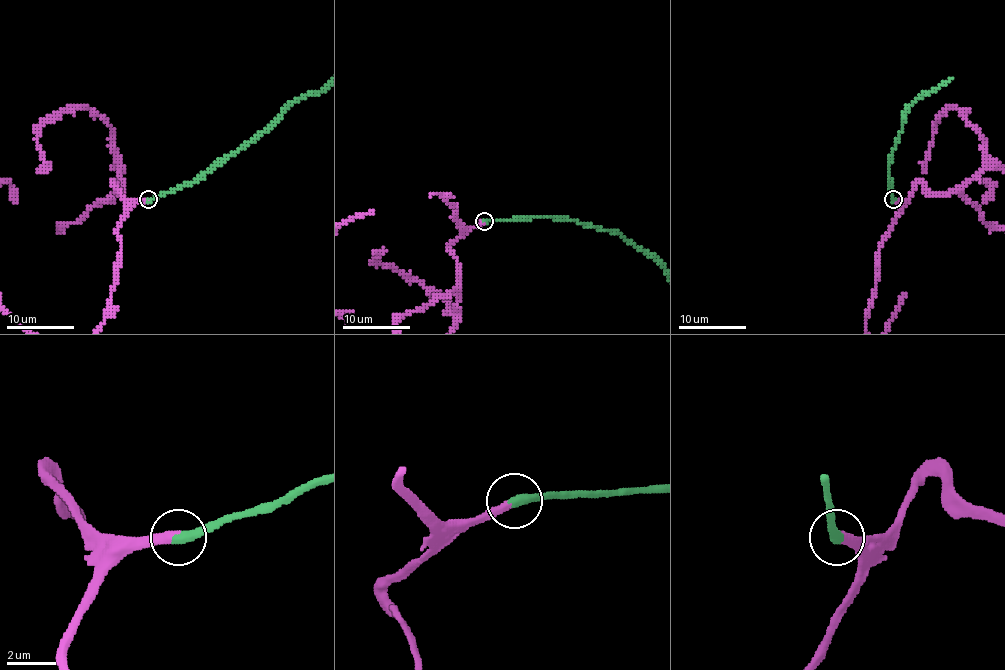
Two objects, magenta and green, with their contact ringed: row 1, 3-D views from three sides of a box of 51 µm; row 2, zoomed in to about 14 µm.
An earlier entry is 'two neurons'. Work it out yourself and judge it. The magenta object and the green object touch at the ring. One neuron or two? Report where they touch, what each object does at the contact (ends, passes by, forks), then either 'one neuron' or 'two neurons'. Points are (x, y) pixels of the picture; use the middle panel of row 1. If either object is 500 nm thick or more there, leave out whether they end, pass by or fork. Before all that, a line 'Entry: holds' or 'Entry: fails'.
Entry: fails
at (484, 221); magenta ends there; green ends there; one neuron

